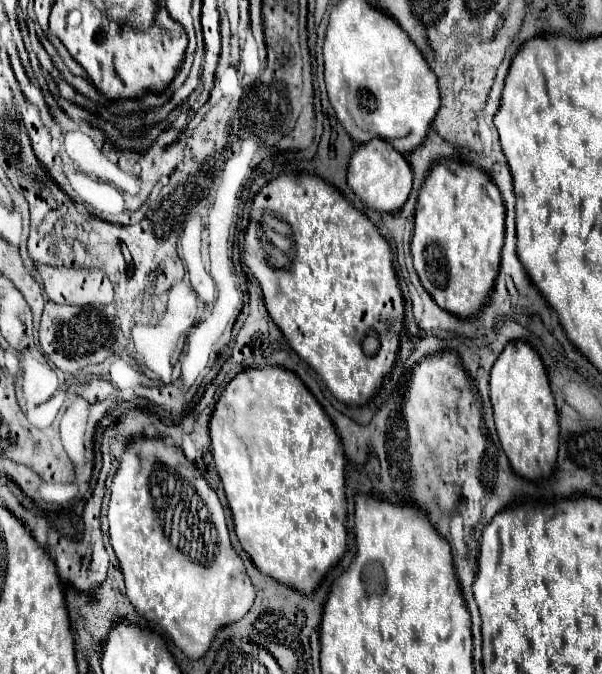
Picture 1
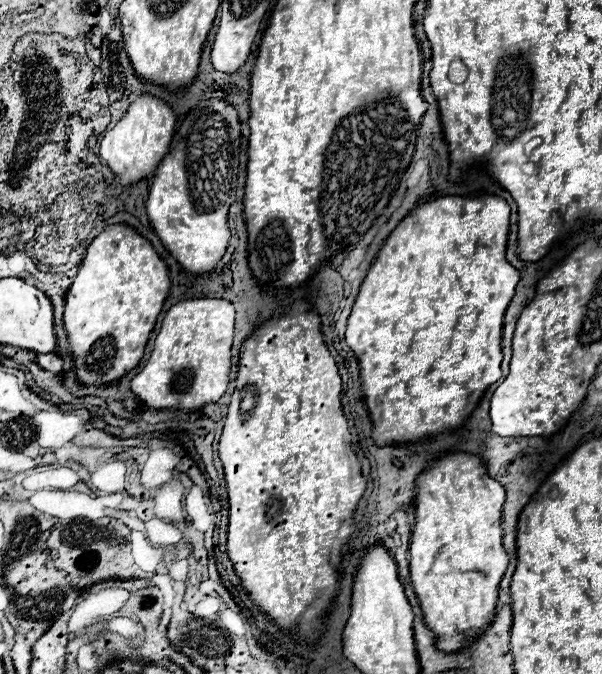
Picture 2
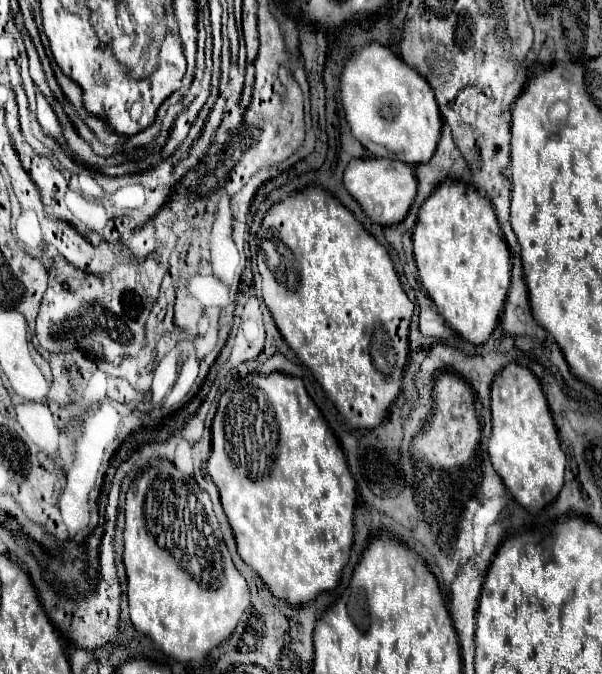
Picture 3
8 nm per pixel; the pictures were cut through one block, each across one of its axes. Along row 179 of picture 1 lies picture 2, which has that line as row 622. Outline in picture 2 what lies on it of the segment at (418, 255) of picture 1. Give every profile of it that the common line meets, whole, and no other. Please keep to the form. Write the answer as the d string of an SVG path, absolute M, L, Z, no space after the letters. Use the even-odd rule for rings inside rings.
M456 452L432 460L428 468L416 478L414 514L416 524L410 540L410 580L420 600L424 622L436 634L436 646L444 652L456 652L474 642L474 638L488 628L496 614L498 584L508 566L508 554L502 546L502 506L506 490L500 482L488 476L486 464L466 452Z

